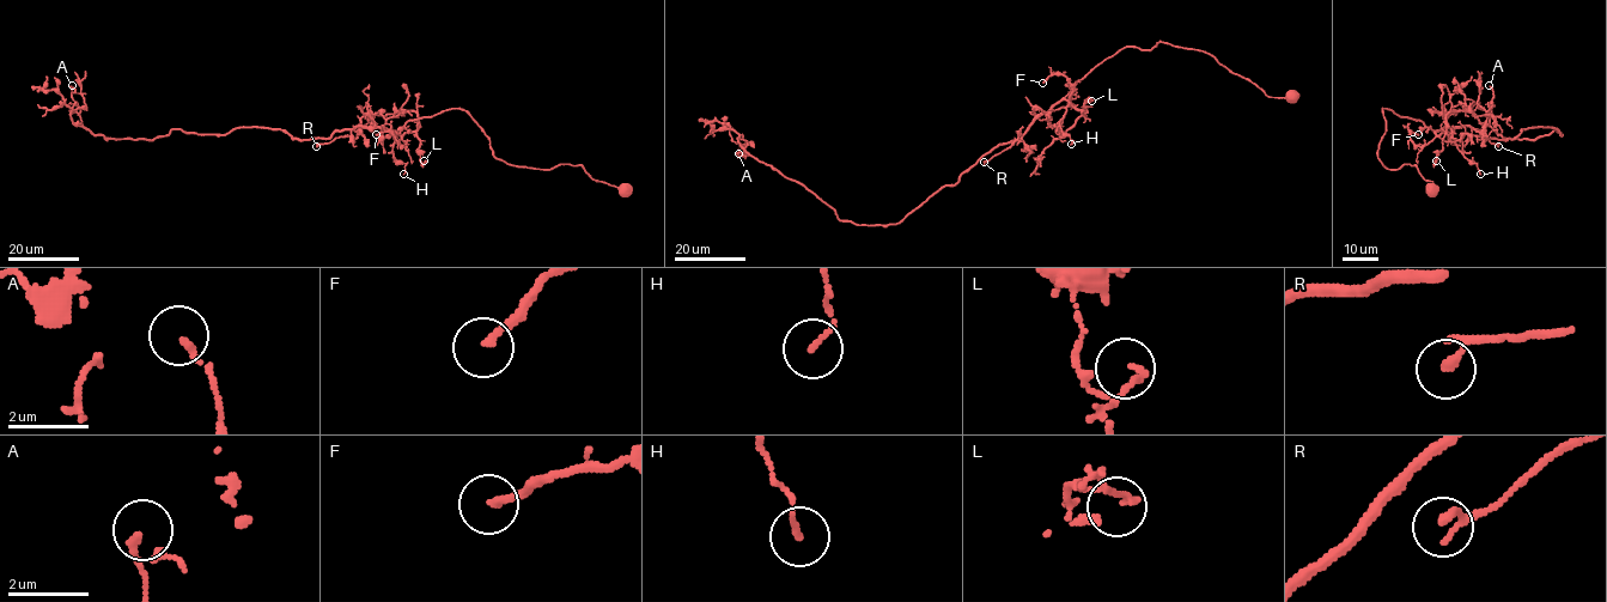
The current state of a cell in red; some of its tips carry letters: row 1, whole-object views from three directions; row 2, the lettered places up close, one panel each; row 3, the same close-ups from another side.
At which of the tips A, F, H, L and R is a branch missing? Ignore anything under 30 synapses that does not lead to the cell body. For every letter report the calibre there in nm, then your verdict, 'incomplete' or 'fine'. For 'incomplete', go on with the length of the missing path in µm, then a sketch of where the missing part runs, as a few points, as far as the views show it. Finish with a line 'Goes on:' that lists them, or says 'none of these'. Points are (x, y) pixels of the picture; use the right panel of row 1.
A: 160 nm | fine
F: 170 nm | fine
H: 120 nm | fine
L: 120 nm | fine
R: 140 nm | fine
Goes on: none of these

